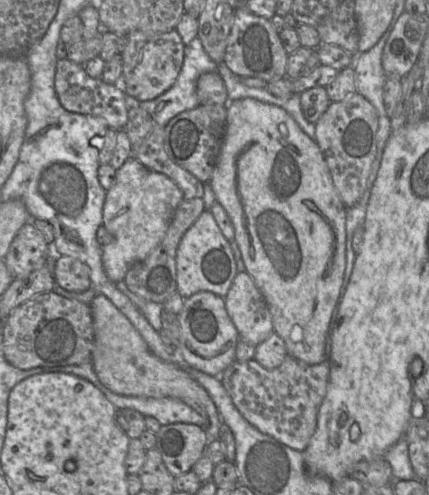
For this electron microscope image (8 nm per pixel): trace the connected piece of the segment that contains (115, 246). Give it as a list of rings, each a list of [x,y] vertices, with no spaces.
[[[133,157],[116,170],[115,181],[106,191],[103,206],[108,243],[102,247],[102,261],[112,282],[124,280],[129,268],[145,259],[159,245],[182,199],[183,193],[173,180],[147,168]]]

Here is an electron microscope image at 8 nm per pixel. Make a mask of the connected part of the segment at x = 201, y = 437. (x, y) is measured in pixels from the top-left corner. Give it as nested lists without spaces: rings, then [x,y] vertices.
[[[195,424],[161,425],[155,436],[155,448],[174,477],[192,470],[193,465],[205,453],[208,444],[204,428]]]

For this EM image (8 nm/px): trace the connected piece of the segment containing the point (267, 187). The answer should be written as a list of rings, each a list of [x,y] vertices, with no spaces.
[[[254,98],[234,100],[227,105],[226,130],[222,146],[209,181],[216,201],[230,217],[235,229],[237,242],[246,271],[264,296],[272,315],[274,332],[285,342],[288,355],[309,365],[317,365],[327,360],[326,340],[334,309],[339,301],[346,268],[346,206],[334,185],[327,162],[317,144],[296,123],[283,108],[261,102]]]

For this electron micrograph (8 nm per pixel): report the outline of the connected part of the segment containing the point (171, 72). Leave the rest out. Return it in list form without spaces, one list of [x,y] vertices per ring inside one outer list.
[[[176,29],[157,34],[146,34],[139,30],[130,32],[121,53],[122,90],[139,102],[160,96],[177,80],[184,61],[184,49],[185,44]]]

